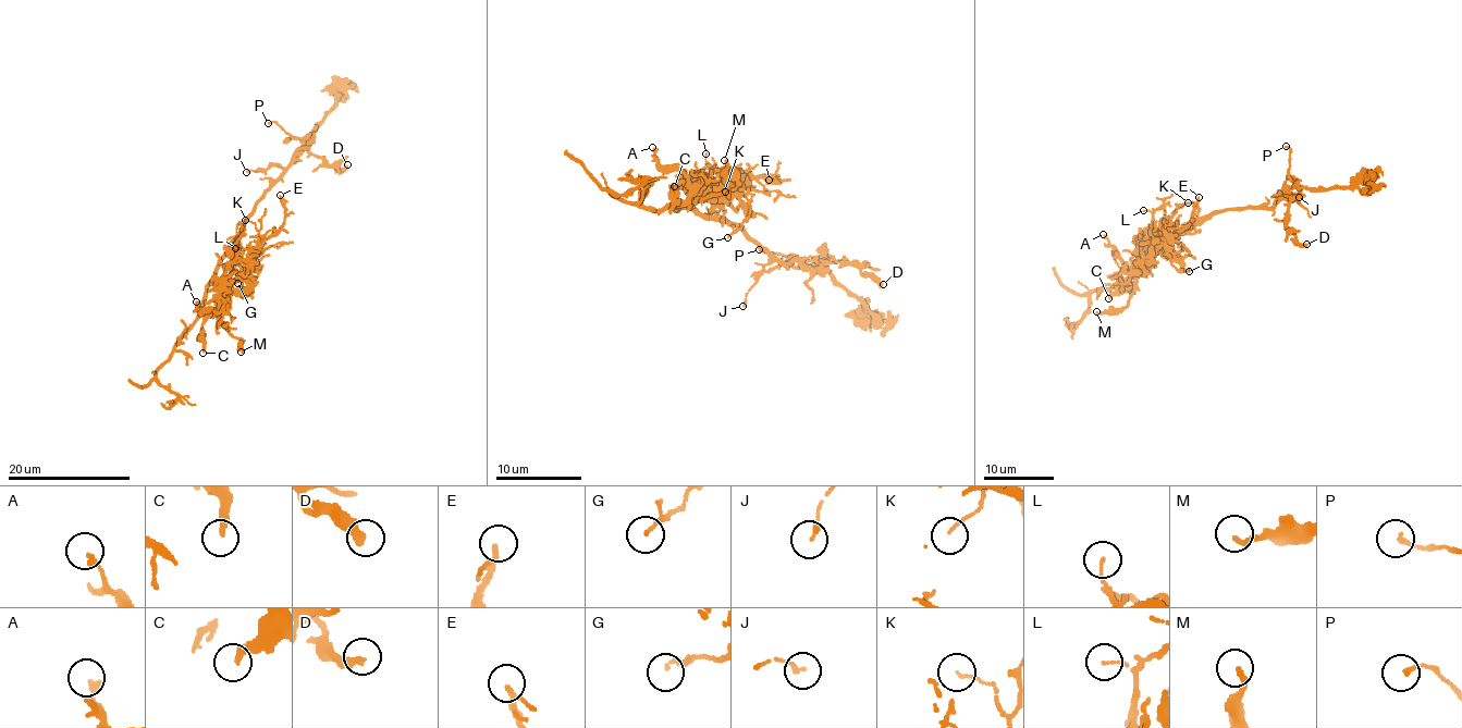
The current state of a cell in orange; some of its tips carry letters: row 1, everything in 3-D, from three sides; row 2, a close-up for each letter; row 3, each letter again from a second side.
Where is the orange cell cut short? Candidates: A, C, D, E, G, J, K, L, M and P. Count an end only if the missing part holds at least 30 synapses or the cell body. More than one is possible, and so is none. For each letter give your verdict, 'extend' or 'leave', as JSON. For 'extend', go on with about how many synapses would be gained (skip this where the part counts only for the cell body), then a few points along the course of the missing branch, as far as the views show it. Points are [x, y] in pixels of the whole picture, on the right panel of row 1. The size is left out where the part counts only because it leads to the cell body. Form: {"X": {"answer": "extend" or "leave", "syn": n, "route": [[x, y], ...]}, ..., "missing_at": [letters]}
{"A": {"answer": "leave"}, "C": {"answer": "leave"}, "D": {"answer": "leave"}, "E": {"answer": "leave"}, "G": {"answer": "leave"}, "J": {"answer": "leave"}, "K": {"answer": "leave"}, "L": {"answer": "leave"}, "M": {"answer": "leave"}, "P": {"answer": "leave"}, "missing_at": []}

